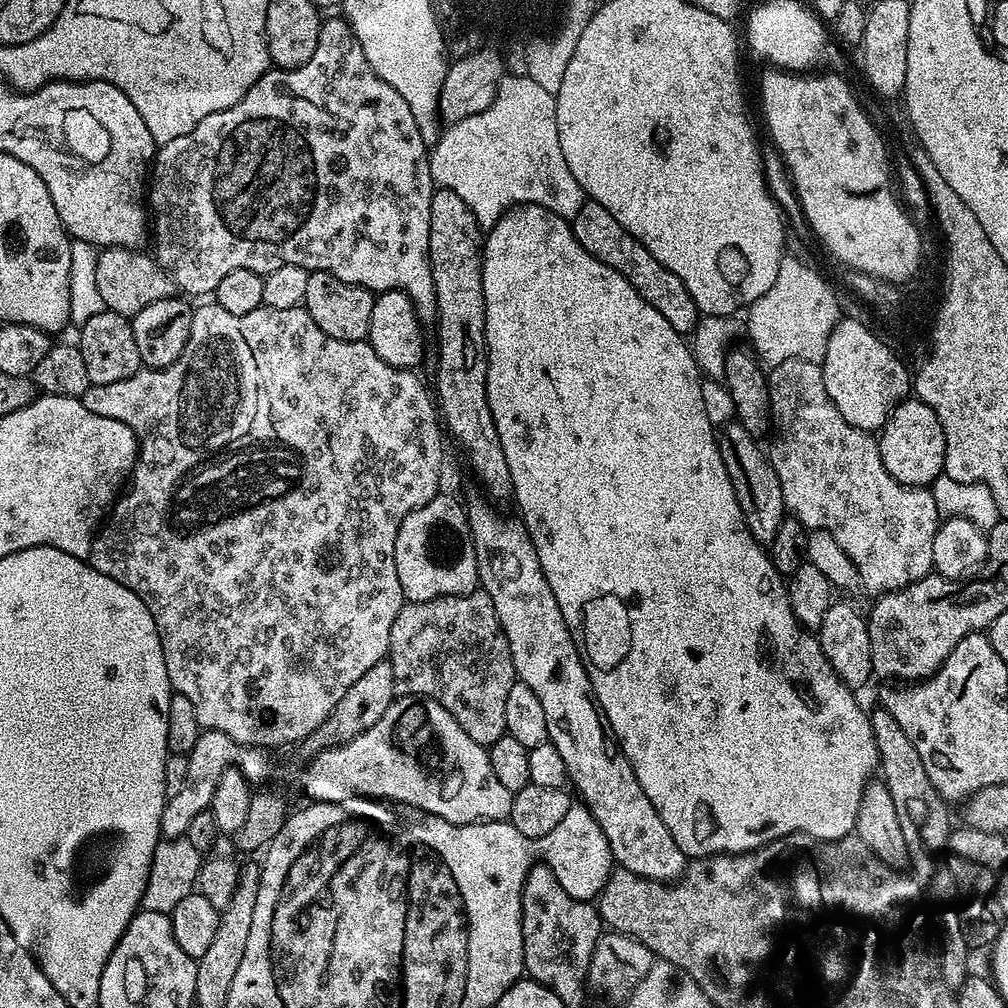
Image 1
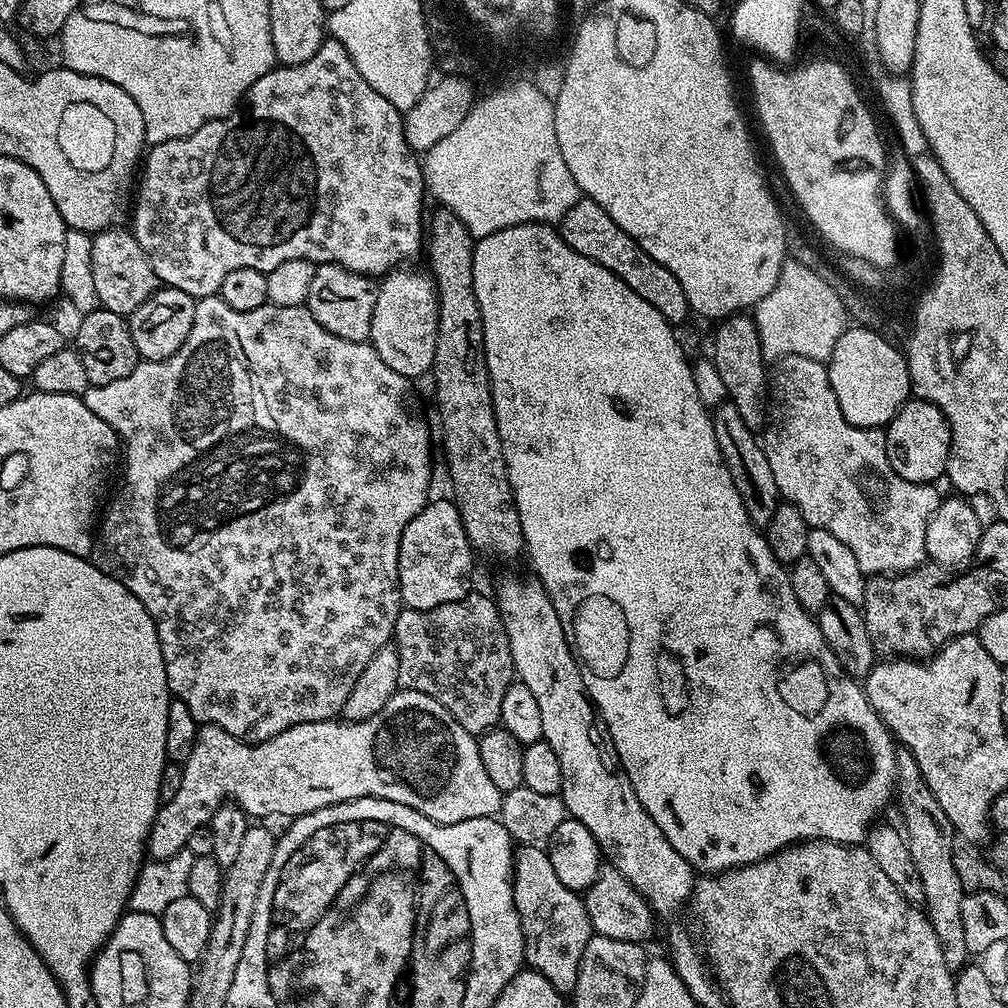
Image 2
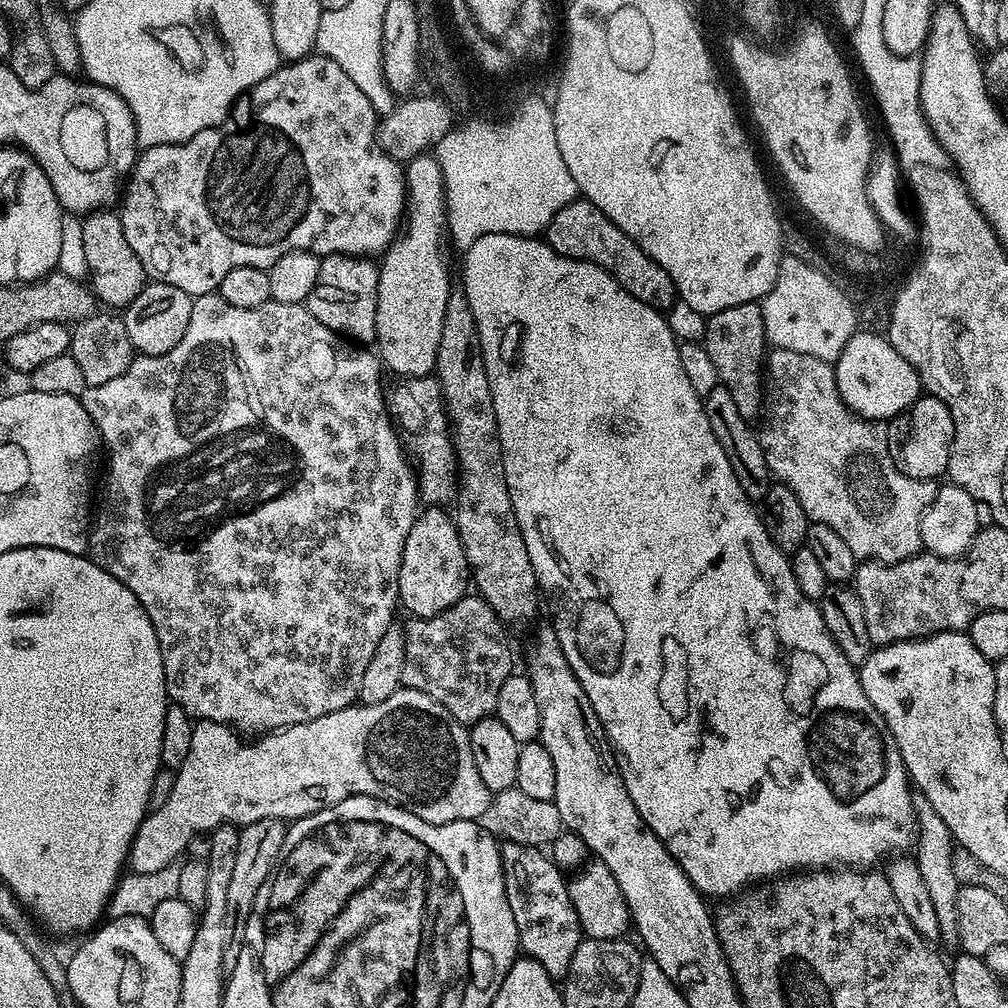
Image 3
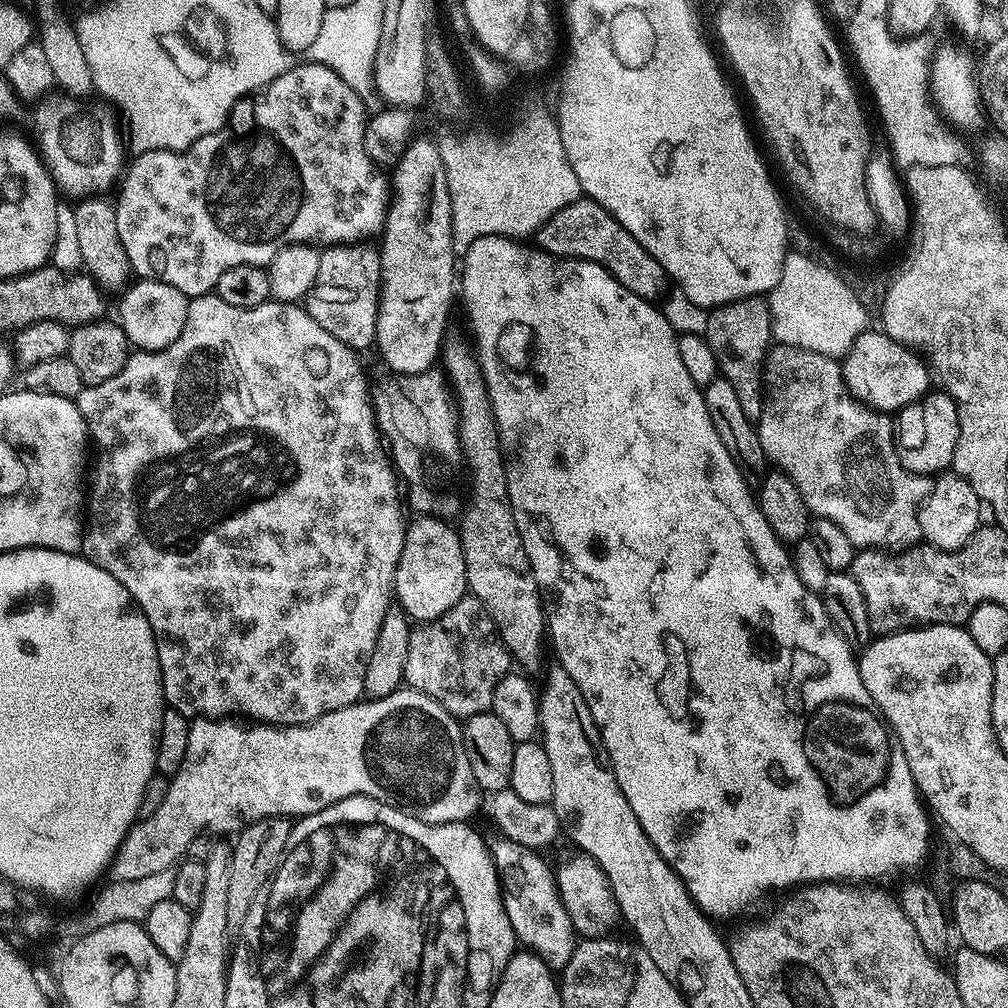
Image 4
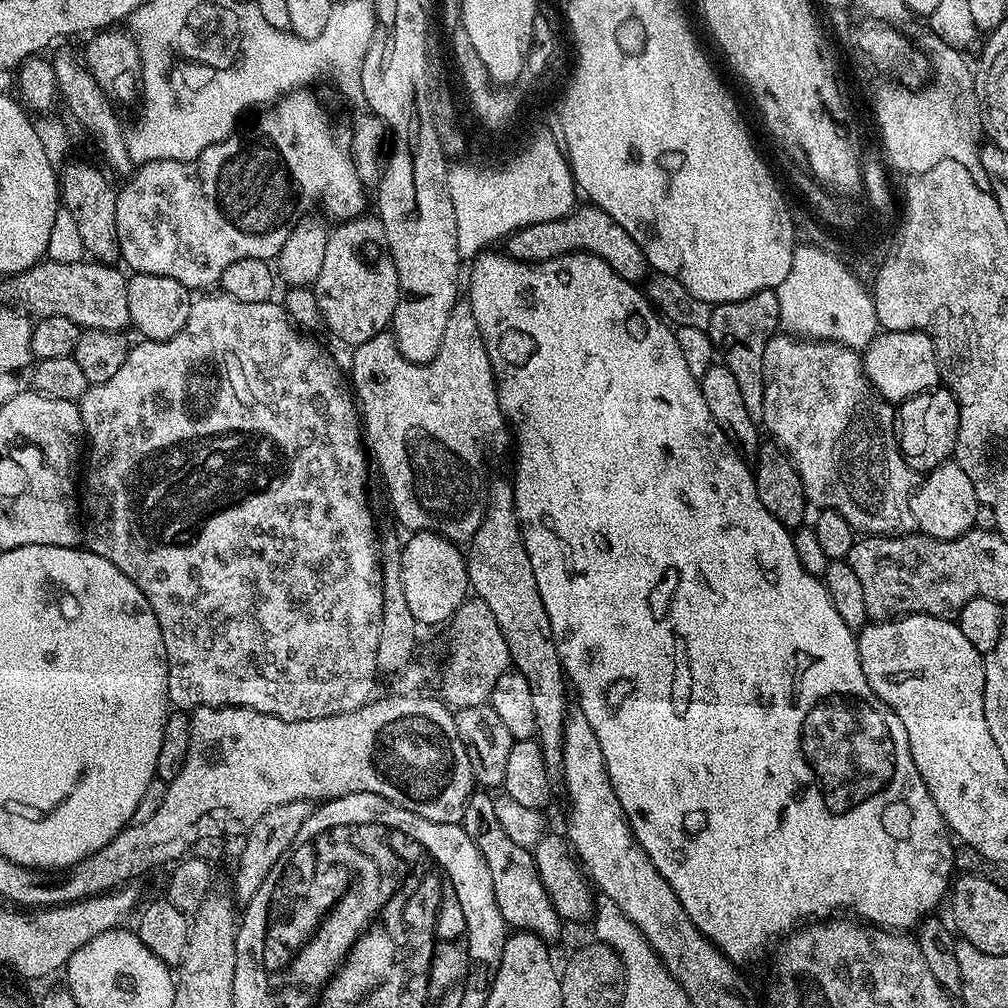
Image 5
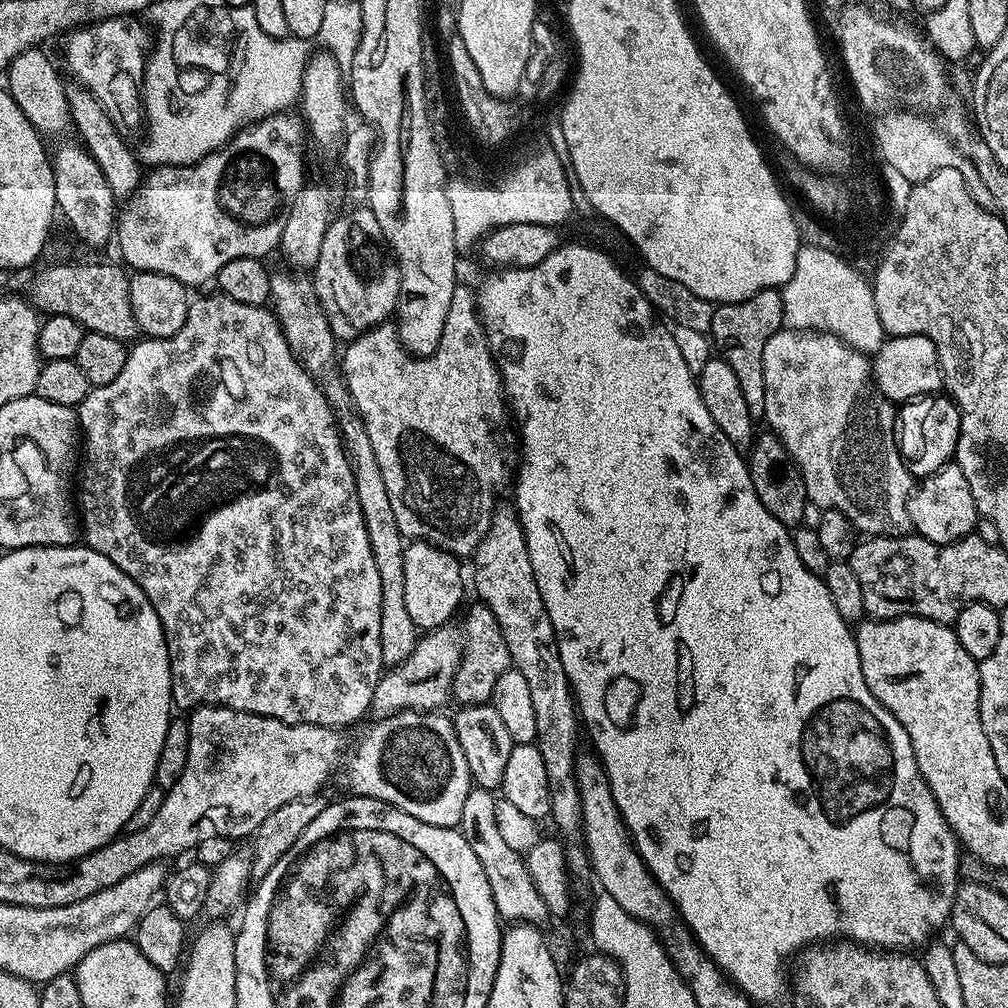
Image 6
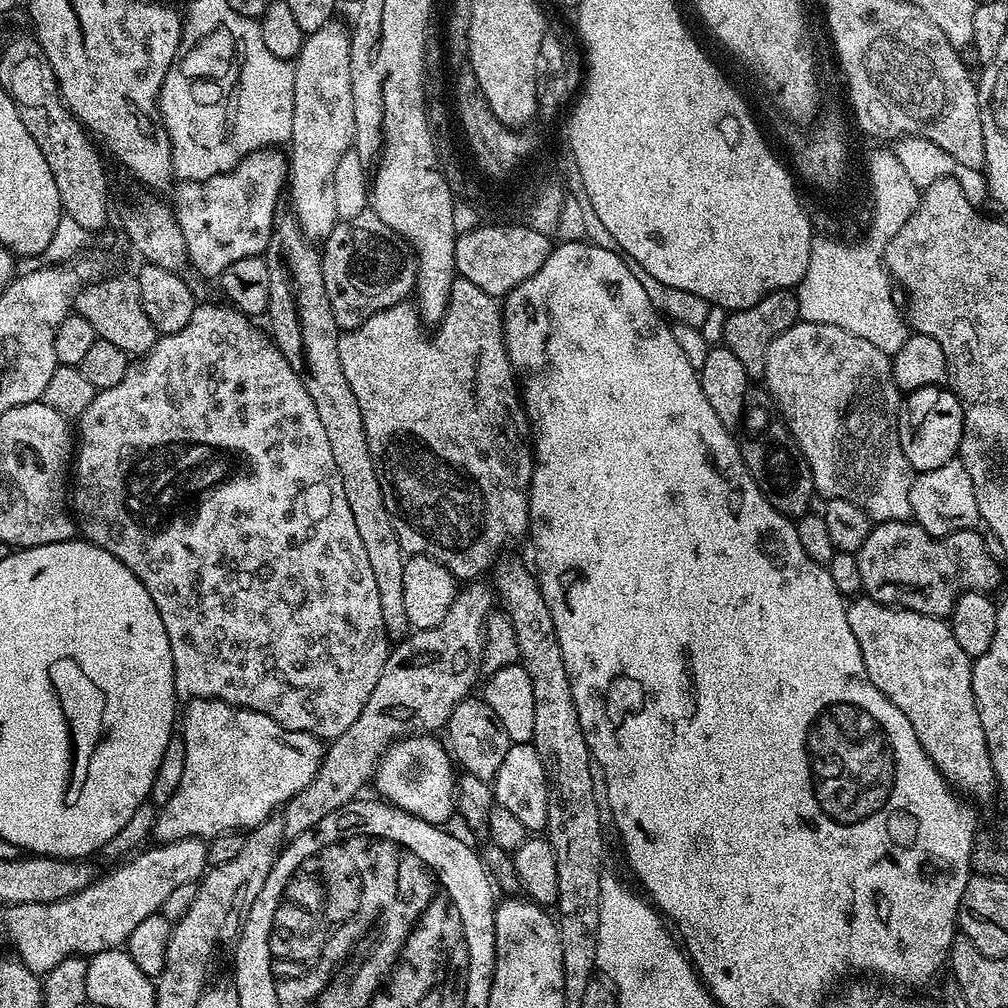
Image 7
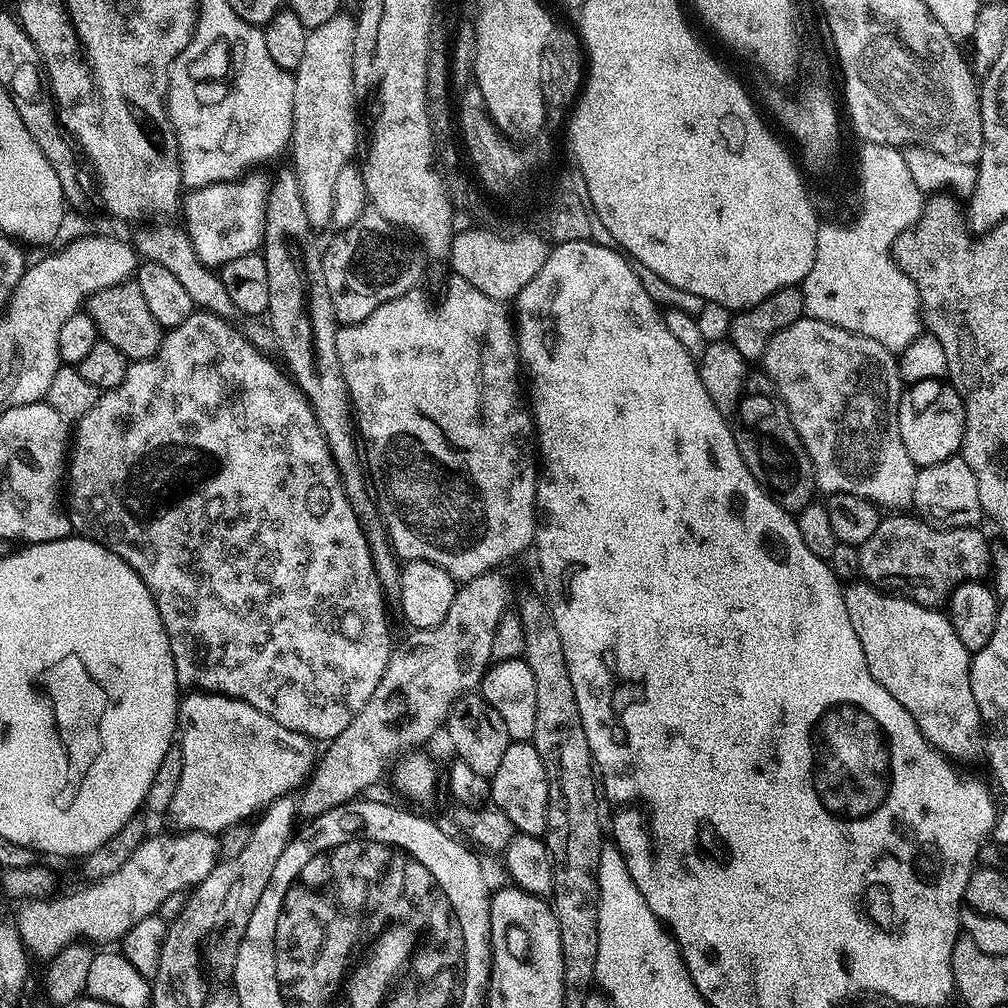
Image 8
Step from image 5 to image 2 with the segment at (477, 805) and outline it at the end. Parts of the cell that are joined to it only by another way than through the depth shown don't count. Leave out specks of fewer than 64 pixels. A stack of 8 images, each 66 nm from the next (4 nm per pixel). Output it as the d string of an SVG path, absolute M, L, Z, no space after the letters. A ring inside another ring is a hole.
M526 844L515 849L512 861L512 893L514 906L518 910L518 922L522 926L525 965L531 971L542 974L542 978L546 978L546 982L550 982L554 990L571 994L578 982L578 966L582 962L582 954L586 954L586 942L590 942L594 935L581 893L562 886L562 878L558 878L558 870L554 862L550 862L548 852L535 844Z

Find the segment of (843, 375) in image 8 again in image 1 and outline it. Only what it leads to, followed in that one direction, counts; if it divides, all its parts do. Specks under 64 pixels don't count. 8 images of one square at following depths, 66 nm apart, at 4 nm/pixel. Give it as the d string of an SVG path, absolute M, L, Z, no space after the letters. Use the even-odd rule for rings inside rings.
M790 358L771 365L767 378L773 436L766 455L774 466L774 474L778 474L785 509L804 523L805 528L821 528L834 534L838 546L850 554L850 562L856 567L860 587L865 593L893 592L929 575L933 571L934 534L942 523L942 514L931 491L898 482L890 470L882 466L879 439L871 432L850 426L850 422L838 414L838 406L830 402L821 365L802 358Z

